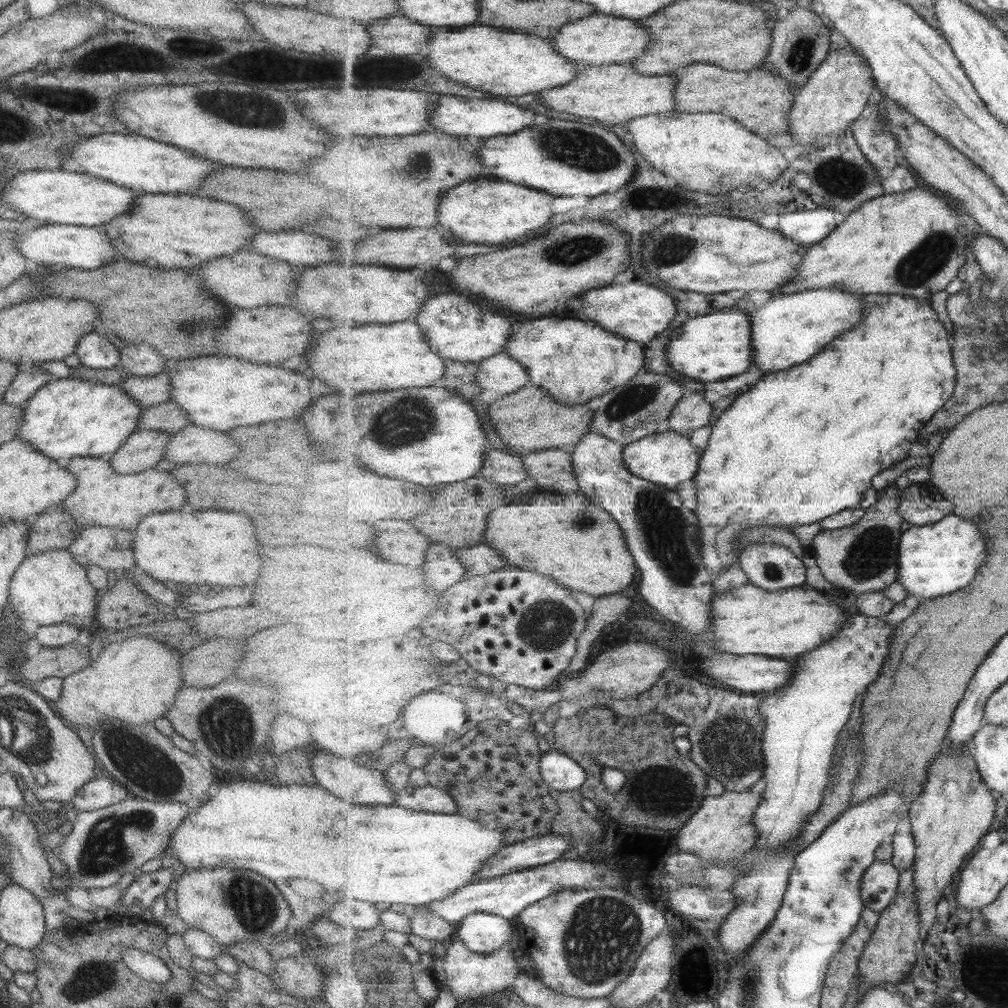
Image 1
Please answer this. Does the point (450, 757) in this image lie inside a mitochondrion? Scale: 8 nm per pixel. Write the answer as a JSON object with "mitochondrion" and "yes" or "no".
{"mitochondrion":"no"}

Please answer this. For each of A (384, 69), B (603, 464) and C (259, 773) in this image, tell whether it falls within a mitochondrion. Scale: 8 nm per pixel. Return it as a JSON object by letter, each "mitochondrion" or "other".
{"A":"mitochondrion","B":"other","C":"other"}

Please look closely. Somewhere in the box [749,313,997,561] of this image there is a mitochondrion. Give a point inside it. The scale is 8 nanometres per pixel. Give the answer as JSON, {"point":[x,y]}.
{"point":[972,353]}

